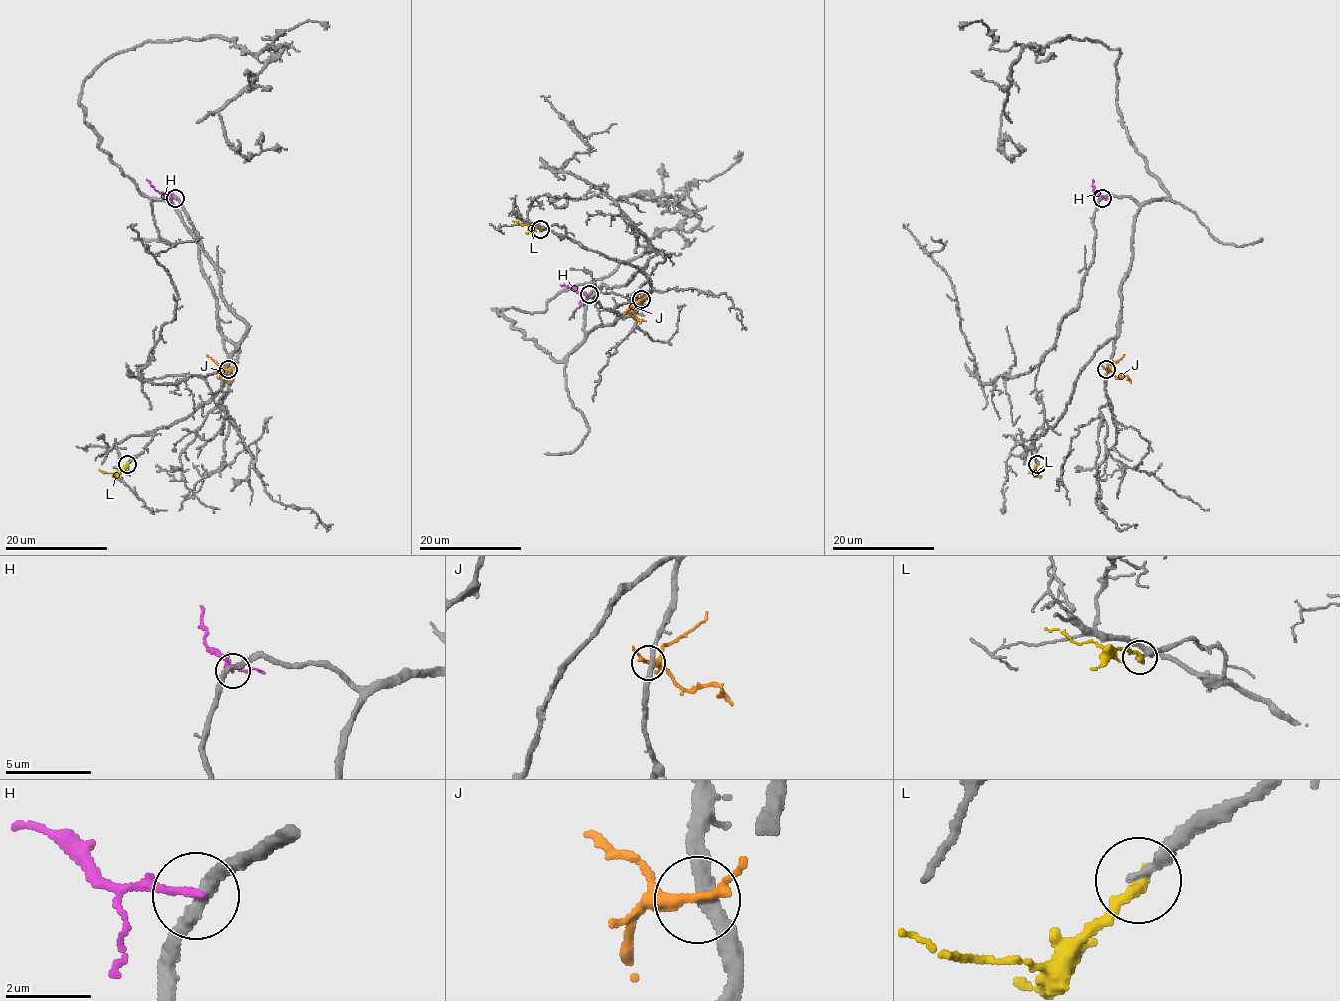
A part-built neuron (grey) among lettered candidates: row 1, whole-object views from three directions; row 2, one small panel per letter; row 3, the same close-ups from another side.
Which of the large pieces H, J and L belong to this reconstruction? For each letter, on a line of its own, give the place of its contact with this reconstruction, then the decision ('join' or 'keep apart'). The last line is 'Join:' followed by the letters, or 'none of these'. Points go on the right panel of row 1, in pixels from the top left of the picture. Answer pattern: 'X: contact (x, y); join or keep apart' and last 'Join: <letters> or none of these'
H: contact (1102, 198); keep apart
J: contact (1106, 369); keep apart
L: contact (1037, 464); keep apart
Join: none of these

